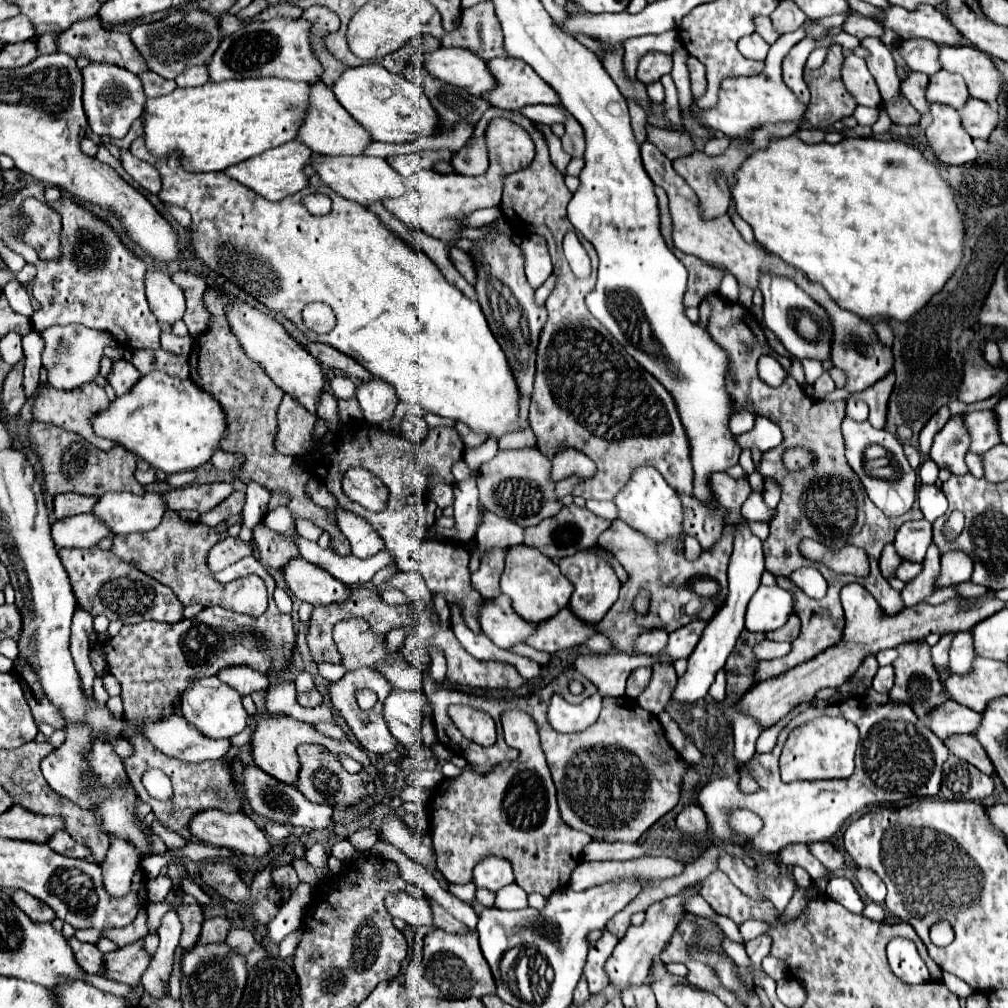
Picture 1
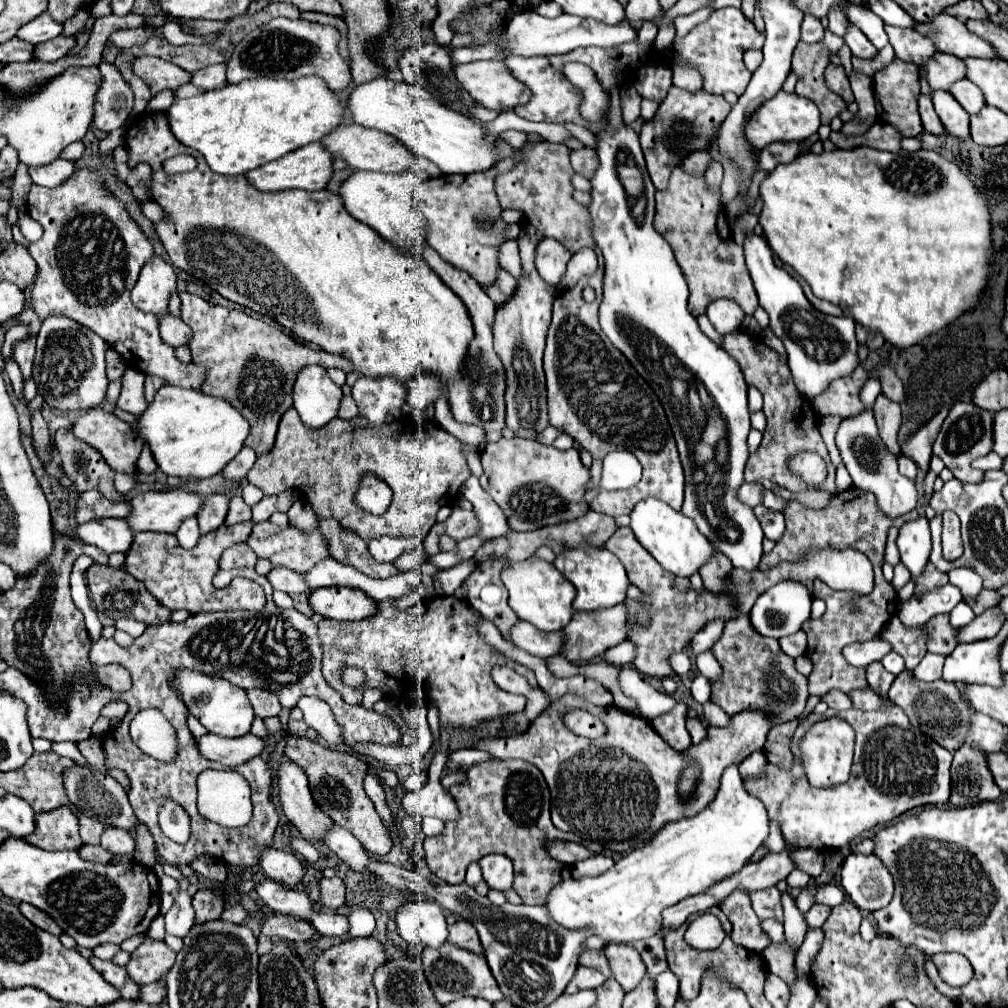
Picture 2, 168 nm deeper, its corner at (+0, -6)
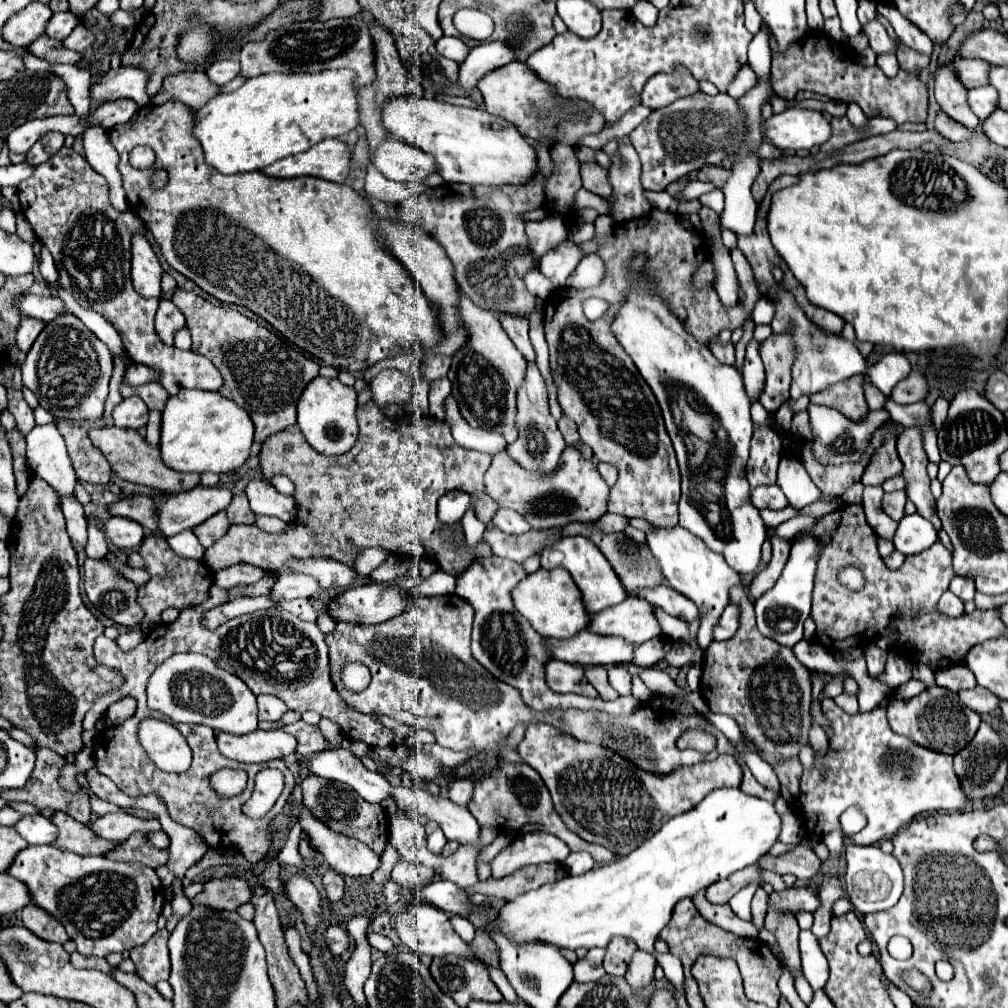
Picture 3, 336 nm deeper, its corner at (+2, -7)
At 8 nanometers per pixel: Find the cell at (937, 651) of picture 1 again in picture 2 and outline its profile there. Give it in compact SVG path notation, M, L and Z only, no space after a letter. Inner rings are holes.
M999 606L985 610L981 616L975 616L971 624L959 630L959 642L975 642L983 638L993 638L999 632L999 628L1003 626L1005 618L1007 616Z

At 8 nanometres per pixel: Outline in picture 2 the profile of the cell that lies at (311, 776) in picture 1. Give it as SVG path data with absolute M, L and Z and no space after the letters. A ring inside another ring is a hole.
M299 736L286 738L285 756L291 762L295 762L299 768L303 768L303 772L309 778L309 788L311 788L313 800L329 818L333 818L335 824L347 828L371 854L385 856L391 850L391 840L387 836L387 828L383 826L379 814L373 808L373 802L369 800L369 796L363 790L363 778L369 770L365 760L361 760L355 754L323 748L321 744L307 740L307 738L299 738Z

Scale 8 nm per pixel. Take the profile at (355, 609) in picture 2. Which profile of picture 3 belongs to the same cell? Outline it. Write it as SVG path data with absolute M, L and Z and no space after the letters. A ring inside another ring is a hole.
M373 583L373 585L351 587L345 593L333 597L327 603L327 613L335 621L377 625L397 615L403 607L405 607L405 595L397 587Z

